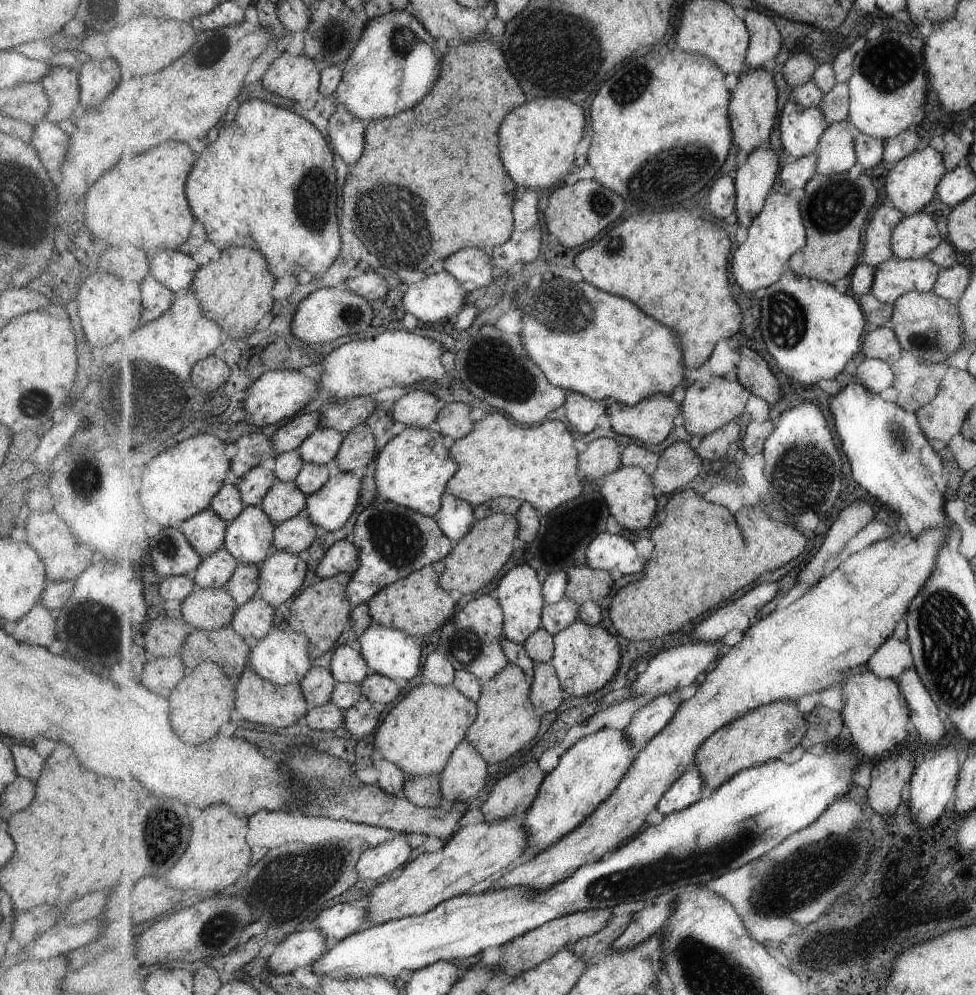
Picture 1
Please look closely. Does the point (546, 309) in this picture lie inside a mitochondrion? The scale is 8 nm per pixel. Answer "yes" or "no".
yes

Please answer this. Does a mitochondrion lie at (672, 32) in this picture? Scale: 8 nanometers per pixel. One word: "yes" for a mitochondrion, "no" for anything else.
no

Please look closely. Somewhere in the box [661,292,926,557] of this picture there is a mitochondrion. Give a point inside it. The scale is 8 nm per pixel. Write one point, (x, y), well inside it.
(800, 473)

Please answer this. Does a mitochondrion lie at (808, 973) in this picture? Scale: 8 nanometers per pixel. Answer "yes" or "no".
no

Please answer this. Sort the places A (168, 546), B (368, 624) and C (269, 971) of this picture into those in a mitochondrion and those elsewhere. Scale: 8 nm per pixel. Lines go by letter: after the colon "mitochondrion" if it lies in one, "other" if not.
A: mitochondrion
B: other
C: other

